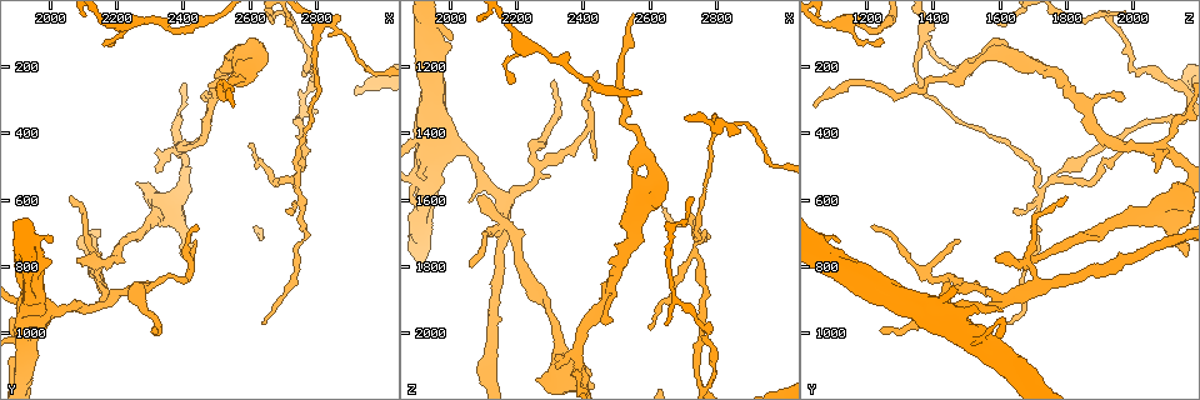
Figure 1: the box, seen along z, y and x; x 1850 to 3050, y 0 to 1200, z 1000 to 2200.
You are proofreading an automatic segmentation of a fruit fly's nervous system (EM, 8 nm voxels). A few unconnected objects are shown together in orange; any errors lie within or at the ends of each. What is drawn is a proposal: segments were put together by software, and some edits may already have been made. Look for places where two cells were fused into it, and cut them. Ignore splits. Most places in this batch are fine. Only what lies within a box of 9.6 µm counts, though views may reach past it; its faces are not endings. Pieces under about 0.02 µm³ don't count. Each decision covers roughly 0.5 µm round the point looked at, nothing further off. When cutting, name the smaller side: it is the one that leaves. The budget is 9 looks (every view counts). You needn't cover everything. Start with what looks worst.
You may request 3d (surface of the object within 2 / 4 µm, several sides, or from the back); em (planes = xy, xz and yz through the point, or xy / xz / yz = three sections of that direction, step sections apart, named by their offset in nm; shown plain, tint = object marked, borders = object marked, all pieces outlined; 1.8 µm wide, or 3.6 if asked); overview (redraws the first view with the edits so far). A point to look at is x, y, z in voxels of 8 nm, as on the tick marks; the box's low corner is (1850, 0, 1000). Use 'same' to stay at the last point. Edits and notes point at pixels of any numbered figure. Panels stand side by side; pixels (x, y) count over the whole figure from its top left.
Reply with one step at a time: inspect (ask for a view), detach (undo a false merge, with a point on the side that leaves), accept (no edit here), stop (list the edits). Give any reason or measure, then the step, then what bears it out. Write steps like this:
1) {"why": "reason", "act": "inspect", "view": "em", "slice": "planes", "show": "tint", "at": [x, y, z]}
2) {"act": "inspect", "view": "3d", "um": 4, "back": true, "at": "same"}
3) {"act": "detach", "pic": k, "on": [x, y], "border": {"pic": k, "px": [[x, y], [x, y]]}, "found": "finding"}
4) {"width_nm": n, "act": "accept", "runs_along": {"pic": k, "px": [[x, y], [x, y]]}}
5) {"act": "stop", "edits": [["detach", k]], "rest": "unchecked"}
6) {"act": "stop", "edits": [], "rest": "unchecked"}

{"why": "a fork", "act": "inspect", "view": "3d", "um": 4, "at": [2810, 70, 1370]}

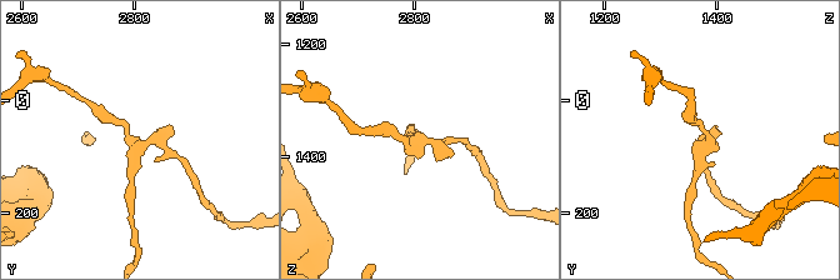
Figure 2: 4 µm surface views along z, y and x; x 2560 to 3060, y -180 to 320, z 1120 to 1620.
{"arms": 3, "why": "need the tissue", "act": "inspect", "view": "em", "slice": "planes", "show": "tint", "at": [2815, 85, 1370]}

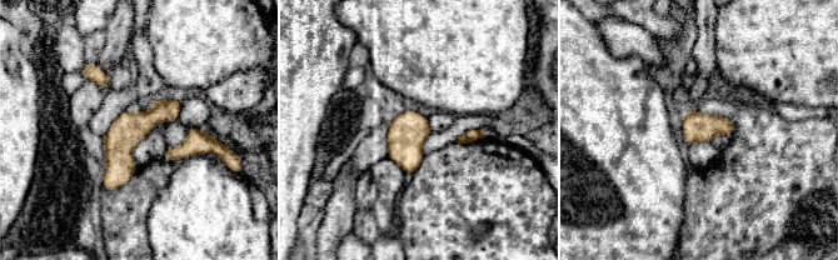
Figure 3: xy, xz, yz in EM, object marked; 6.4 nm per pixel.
{"act": "accept", "runs_along": {"pic": 3, "px": [[178, 101], [119, 148], [108, 186]]}, "found": "all the same cell"}

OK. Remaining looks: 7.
{"why": "a fork", "act": "inspect", "view": "em", "slice": "planes", "show": "plain", "at": [1940, 830, 1170]}

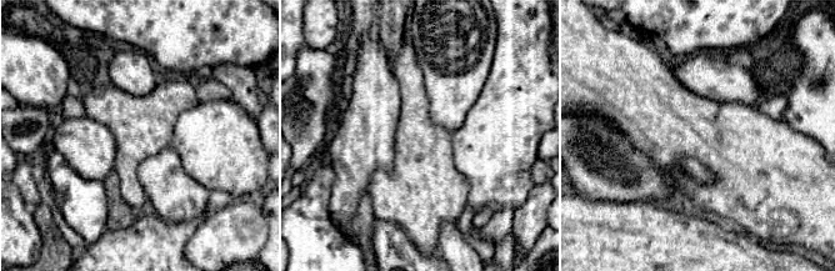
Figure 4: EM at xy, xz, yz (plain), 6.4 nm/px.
{"why": "with the object marked", "act": "inspect", "view": "em", "slice": "planes", "show": "tint", "at": "same"}

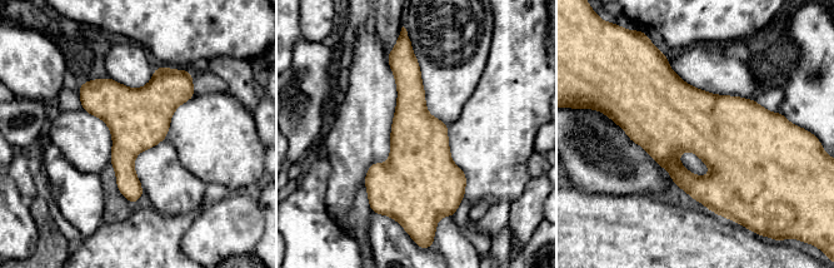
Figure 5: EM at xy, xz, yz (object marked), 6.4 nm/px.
{"act": "accept", "found": "all the same cell"}

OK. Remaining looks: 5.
{"why": "abrupt turn", "act": "inspect", "view": "em", "slice": "planes", "show": "borders", "at": [2780, 200, 1990]}

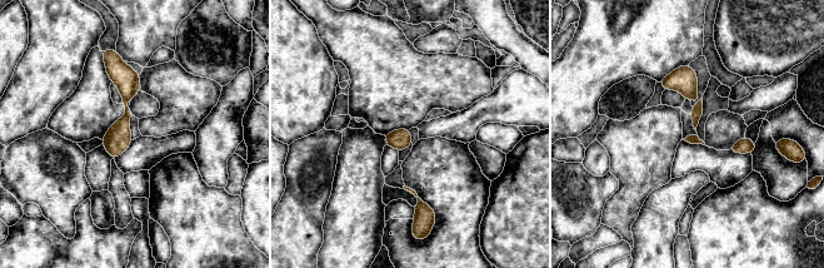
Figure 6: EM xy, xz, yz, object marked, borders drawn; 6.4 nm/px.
{"act": "accept", "found": "continuous, no second cell"}

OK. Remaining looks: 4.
{"why": "calibre changes", "act": "inspect", "view": "3d", "um": 2, "at": [2540, 200, 1710]}

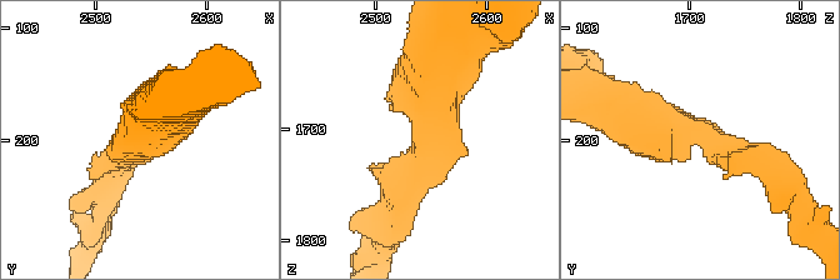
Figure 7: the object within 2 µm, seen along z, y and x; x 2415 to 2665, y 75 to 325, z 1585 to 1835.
{"arm_widths_nm": [220, 400], "why": "need the tissue", "act": "inspect", "view": "em", "slice": "yz", "step": 16, "show": "tint", "at": [2544, 196, 1712]}

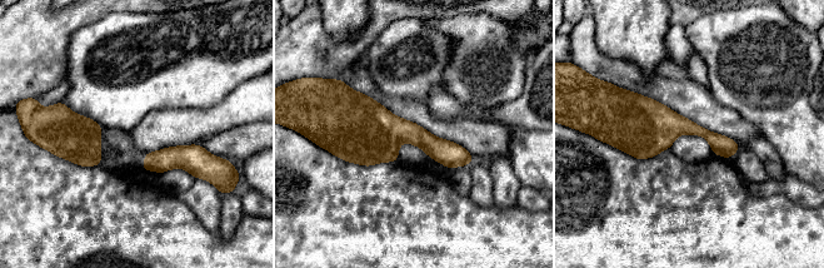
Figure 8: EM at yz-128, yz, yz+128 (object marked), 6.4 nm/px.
{"width_nm": 100, "act": "accept", "found": "continuous, no second cell"}

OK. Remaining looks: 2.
{"act": "stop", "edits": [], "rest": "unchecked"}

